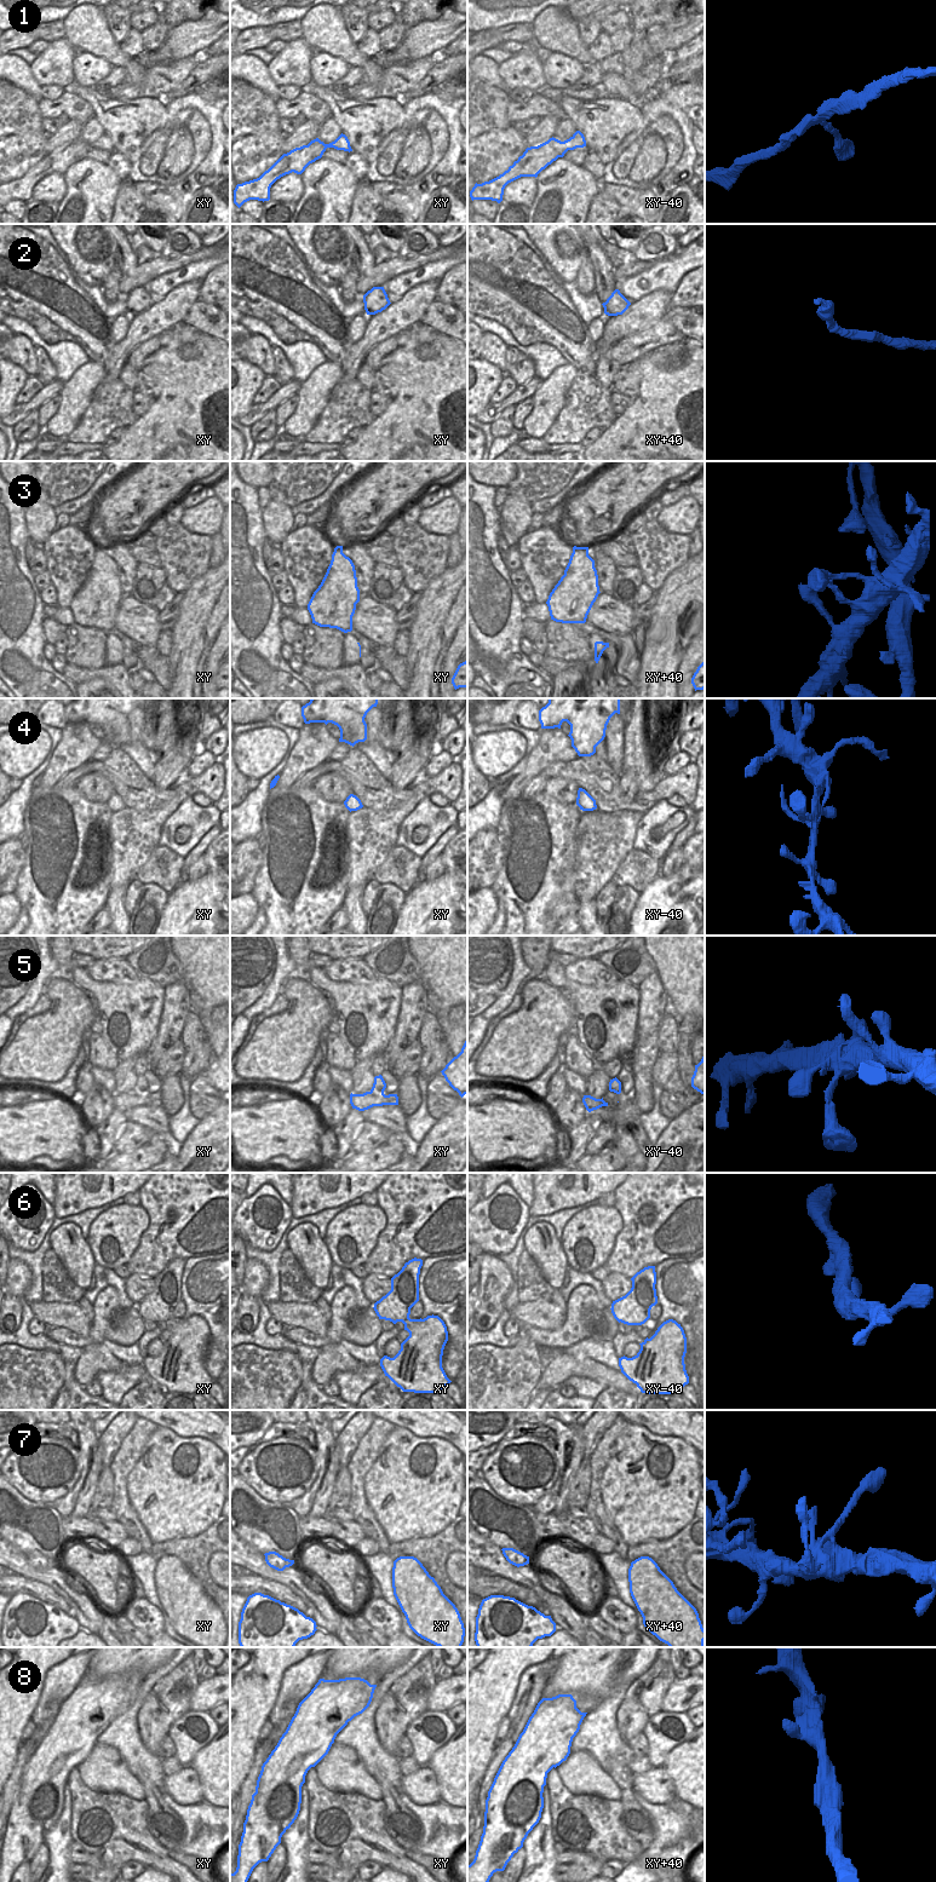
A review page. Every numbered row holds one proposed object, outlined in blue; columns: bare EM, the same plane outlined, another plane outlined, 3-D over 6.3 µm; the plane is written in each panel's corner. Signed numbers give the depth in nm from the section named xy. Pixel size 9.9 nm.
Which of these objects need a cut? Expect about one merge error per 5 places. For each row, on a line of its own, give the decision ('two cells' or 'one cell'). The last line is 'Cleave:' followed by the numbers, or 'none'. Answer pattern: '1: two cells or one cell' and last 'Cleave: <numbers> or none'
1: one cell
2: one cell
3: one cell
4: one cell
5: one cell
6: one cell
7: one cell
8: one cell
Cleave: none

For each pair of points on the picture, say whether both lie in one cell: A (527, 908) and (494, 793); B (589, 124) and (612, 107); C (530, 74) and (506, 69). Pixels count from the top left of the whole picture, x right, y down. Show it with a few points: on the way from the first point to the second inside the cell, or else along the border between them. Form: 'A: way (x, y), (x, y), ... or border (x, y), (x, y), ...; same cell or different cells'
A: border (504, 801), (500, 809), (499, 826), (495, 829); different cells
B: way (595, 120), (598, 120), (606, 113); same cell
C: way (524, 74), (522, 72), (512, 72); same cell

